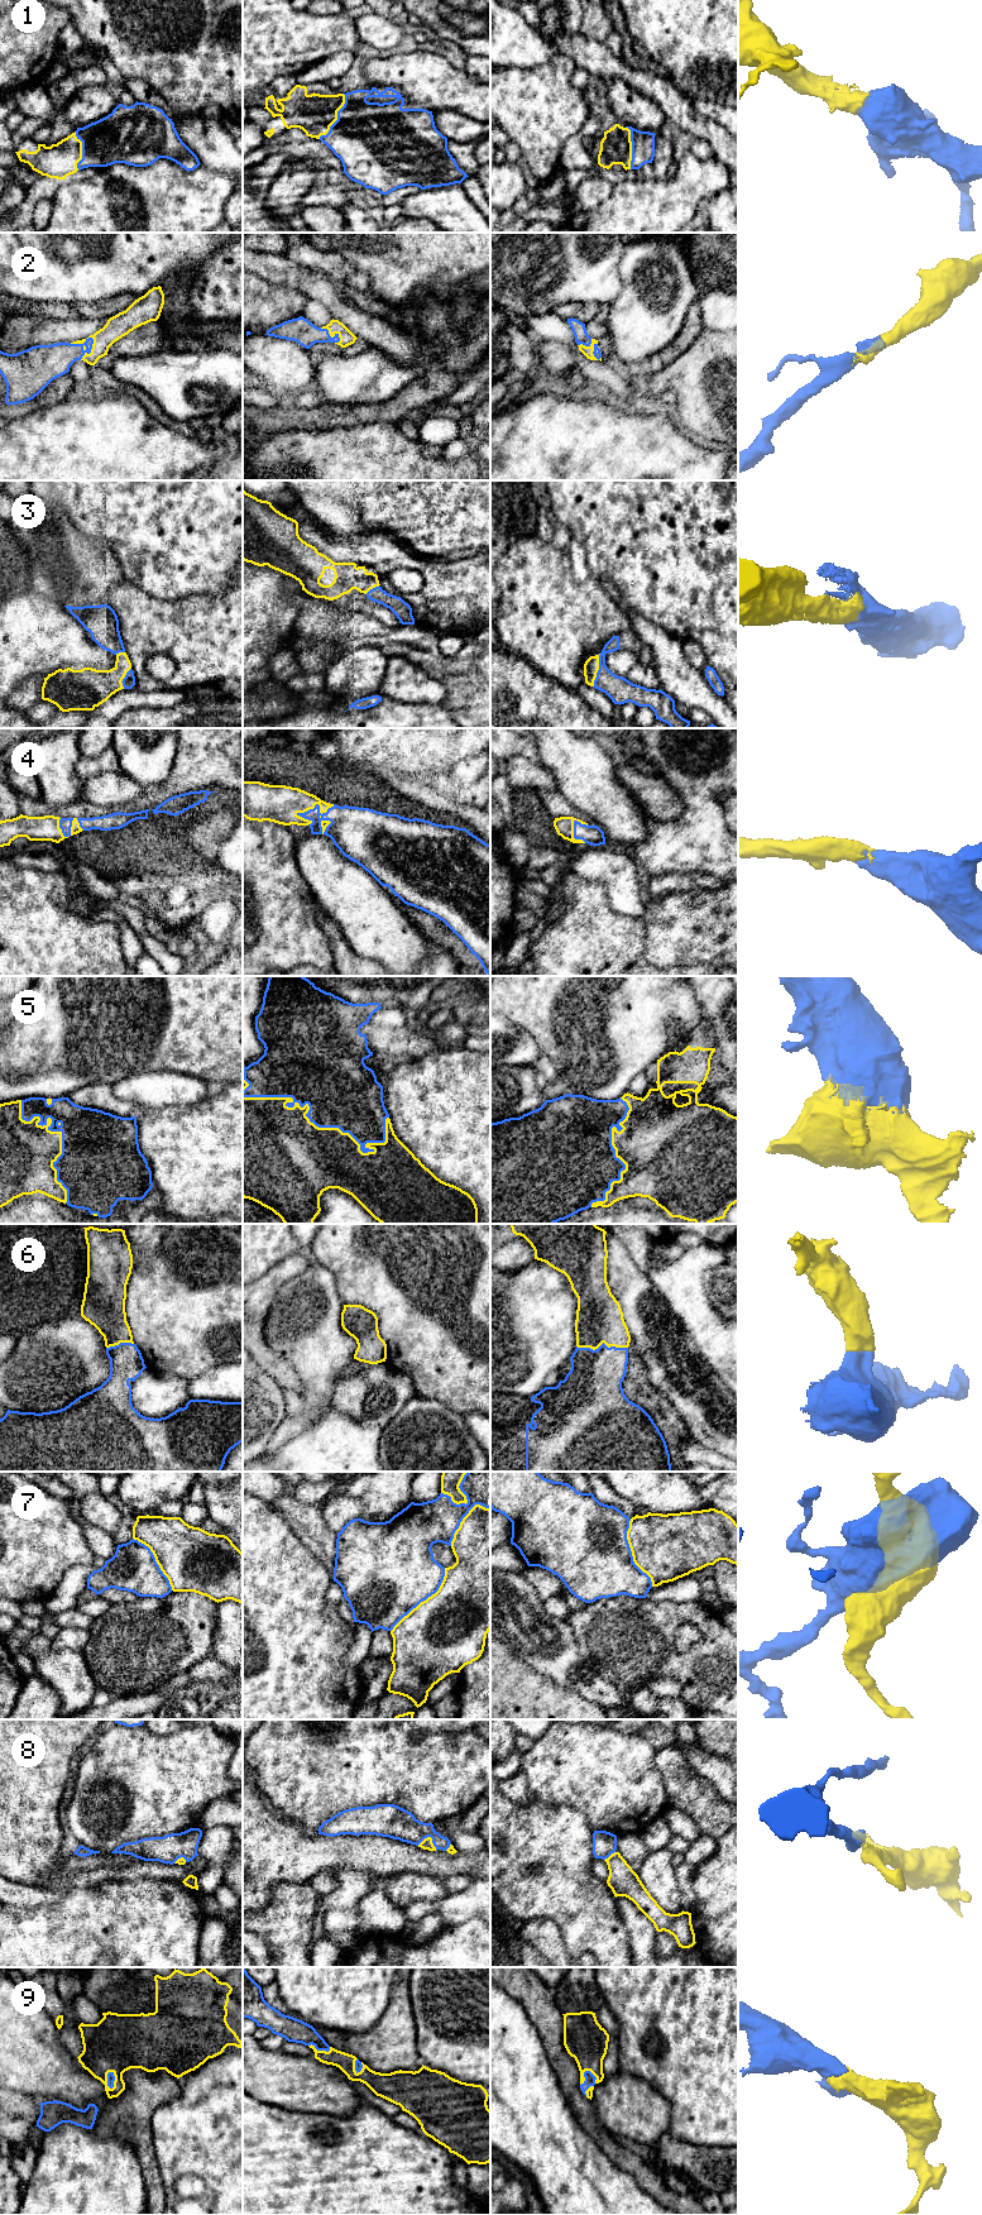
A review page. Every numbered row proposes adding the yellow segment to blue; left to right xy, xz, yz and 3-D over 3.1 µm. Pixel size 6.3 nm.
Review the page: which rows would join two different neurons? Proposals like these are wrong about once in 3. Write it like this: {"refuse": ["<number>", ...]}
{"refuse": ["7"]}

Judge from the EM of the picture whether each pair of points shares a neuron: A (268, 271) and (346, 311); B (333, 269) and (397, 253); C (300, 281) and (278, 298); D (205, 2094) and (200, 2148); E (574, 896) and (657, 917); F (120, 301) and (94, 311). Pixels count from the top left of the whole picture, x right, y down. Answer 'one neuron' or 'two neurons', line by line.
A: one neuron
B: two neurons
C: two neurons
D: one neuron
E: two neurons
F: one neuron

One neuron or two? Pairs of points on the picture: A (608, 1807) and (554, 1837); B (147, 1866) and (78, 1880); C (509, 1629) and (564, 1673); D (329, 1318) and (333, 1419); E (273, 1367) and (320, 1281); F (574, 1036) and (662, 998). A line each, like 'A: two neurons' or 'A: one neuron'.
A: two neurons
B: one neuron
C: one neuron
D: two neurons
E: two neurons
F: one neuron

